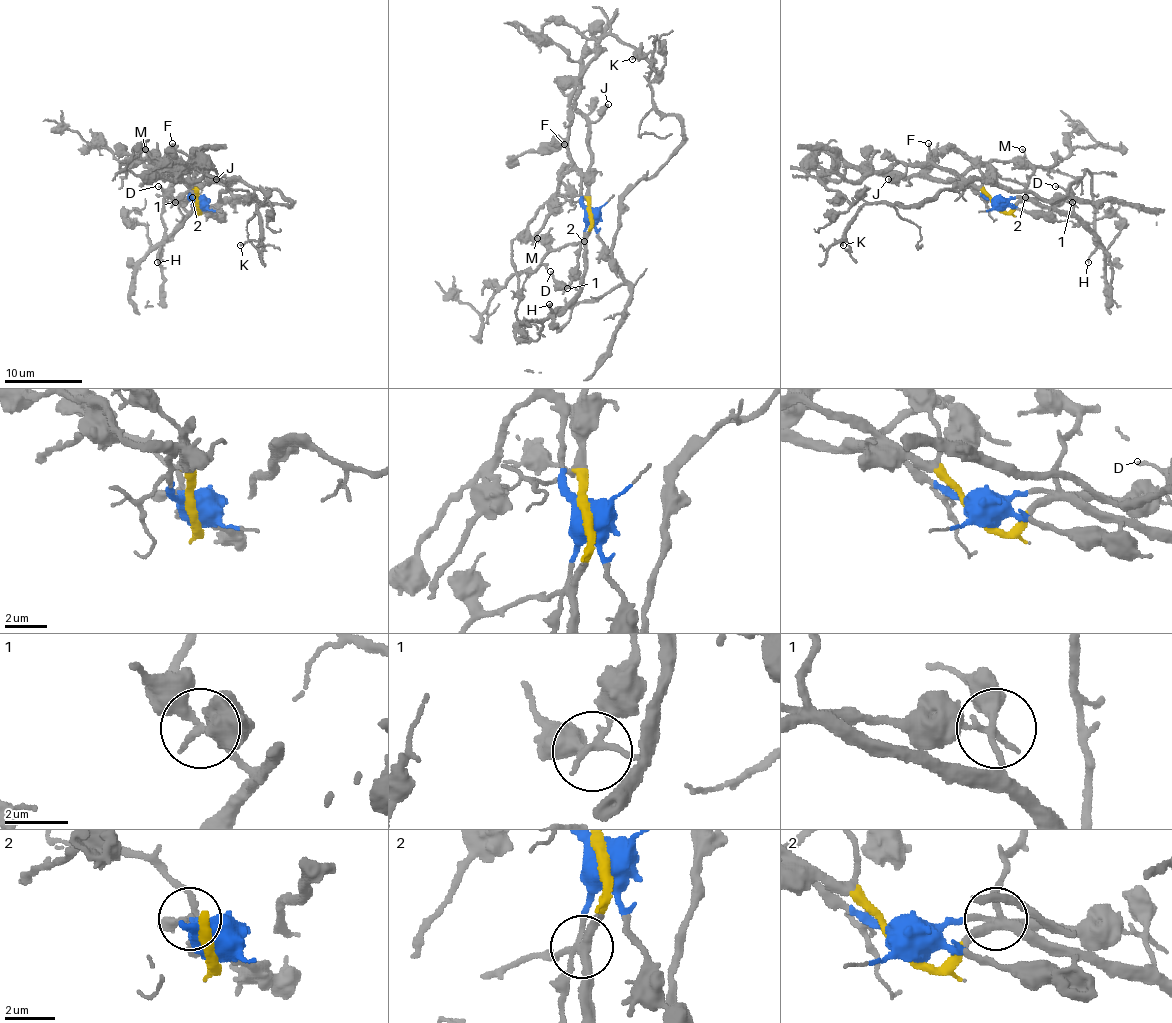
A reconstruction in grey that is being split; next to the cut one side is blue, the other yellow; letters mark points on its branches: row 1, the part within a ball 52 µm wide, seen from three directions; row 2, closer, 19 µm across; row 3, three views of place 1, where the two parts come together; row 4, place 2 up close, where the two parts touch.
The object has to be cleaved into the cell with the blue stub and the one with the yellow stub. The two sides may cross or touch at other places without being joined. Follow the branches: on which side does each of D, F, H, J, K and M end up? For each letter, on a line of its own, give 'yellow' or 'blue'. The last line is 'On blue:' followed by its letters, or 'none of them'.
D: yellow
F: blue
H: yellow
J: yellow
K: yellow
M: yellow
On blue: F

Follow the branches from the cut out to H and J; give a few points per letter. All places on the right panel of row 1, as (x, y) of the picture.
H: (997, 205), (1002, 211), (1012, 211), (1024, 201), (1037, 201), (1070, 213), (1094, 236), (1095, 247), (1088, 263)
J: (997, 205), (958, 176), (931, 164), (911, 164), (901, 176), (888, 180)

